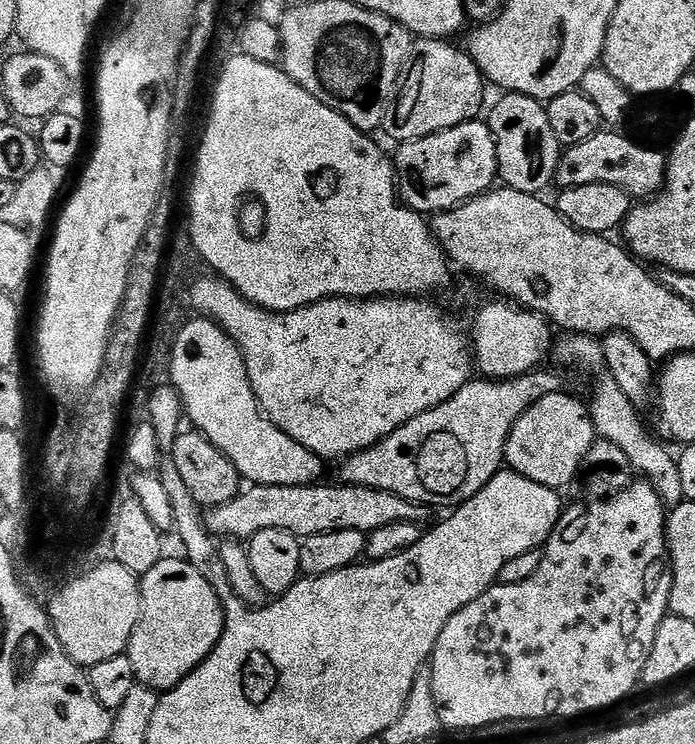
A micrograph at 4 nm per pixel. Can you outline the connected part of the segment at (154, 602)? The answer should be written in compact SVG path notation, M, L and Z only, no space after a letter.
M161 558L158 566L154 566L154 570L140 580L140 621L126 653L130 666L134 666L137 681L157 690L167 690L181 684L212 653L224 629L224 607L220 605L216 589L206 582L206 578L202 578L202 574L198 574L198 570L194 570L187 559L168 559Z

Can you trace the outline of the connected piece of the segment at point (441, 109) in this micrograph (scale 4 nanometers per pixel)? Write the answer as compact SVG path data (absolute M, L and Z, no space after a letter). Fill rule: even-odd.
M413 39L408 63L402 73L402 79L398 85L398 95L394 100L394 111L385 118L383 131L389 132L396 142L403 142L426 138L430 134L450 130L468 120L475 120L481 115L479 112L480 107L484 104L484 88L486 89L484 75L465 49L463 52L462 49L455 48L447 39Z

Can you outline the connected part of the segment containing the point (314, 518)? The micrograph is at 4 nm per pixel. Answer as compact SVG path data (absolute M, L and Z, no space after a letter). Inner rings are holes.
M254 484L245 487L236 497L225 504L211 505L204 512L204 524L216 538L235 538L241 542L251 540L258 530L286 530L298 537L314 534L330 534L334 530L358 530L365 534L374 530L382 530L382 526L394 526L394 522L414 522L424 526L429 523L433 509L423 504L415 504L413 500L402 498L398 494L390 494L390 490L374 490L357 484L303 484L302 486L270 486Z

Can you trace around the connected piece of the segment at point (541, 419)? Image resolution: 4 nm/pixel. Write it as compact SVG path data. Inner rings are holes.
M567 391L555 392L546 394L546 398L534 402L534 406L530 406L530 410L526 410L526 414L522 414L518 422L514 422L514 430L510 430L510 438L506 442L504 459L507 467L513 472L530 478L530 482L538 482L538 486L557 490L567 489L576 479L576 475L580 473L580 467L590 446L598 439L596 428L592 425L589 405L585 401L583 404L576 396L568 395Z

